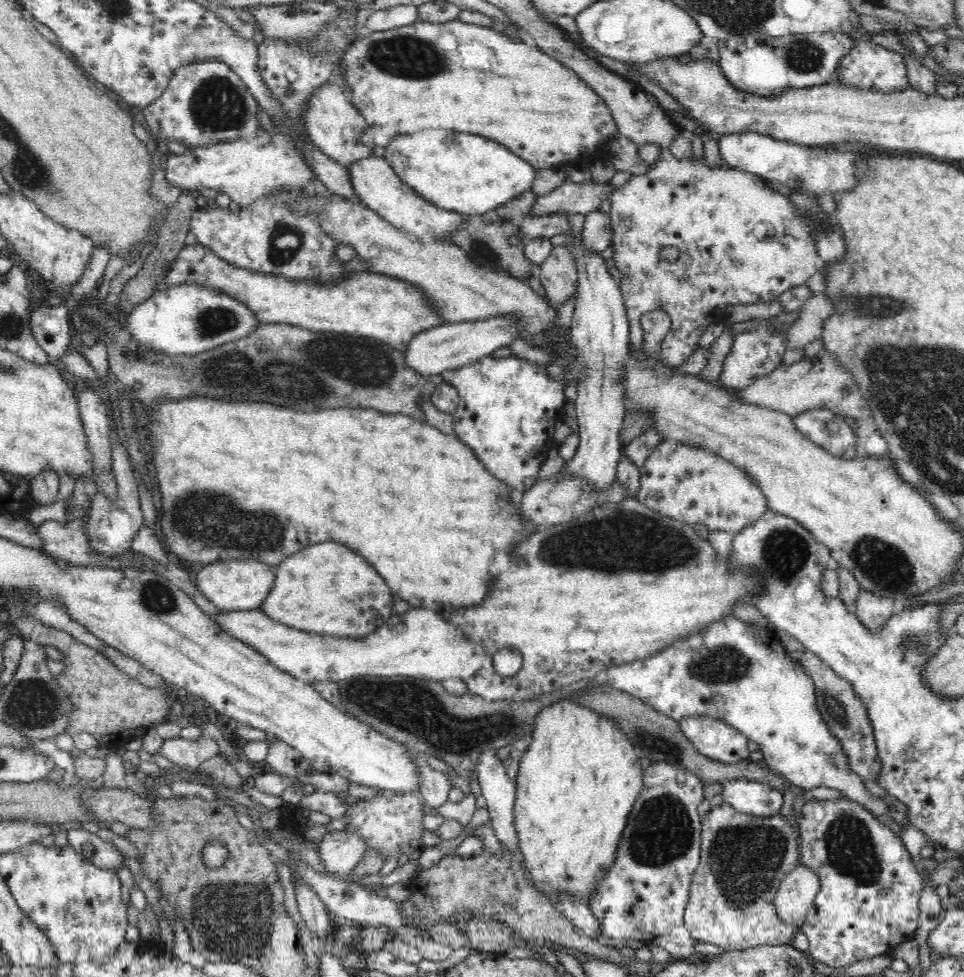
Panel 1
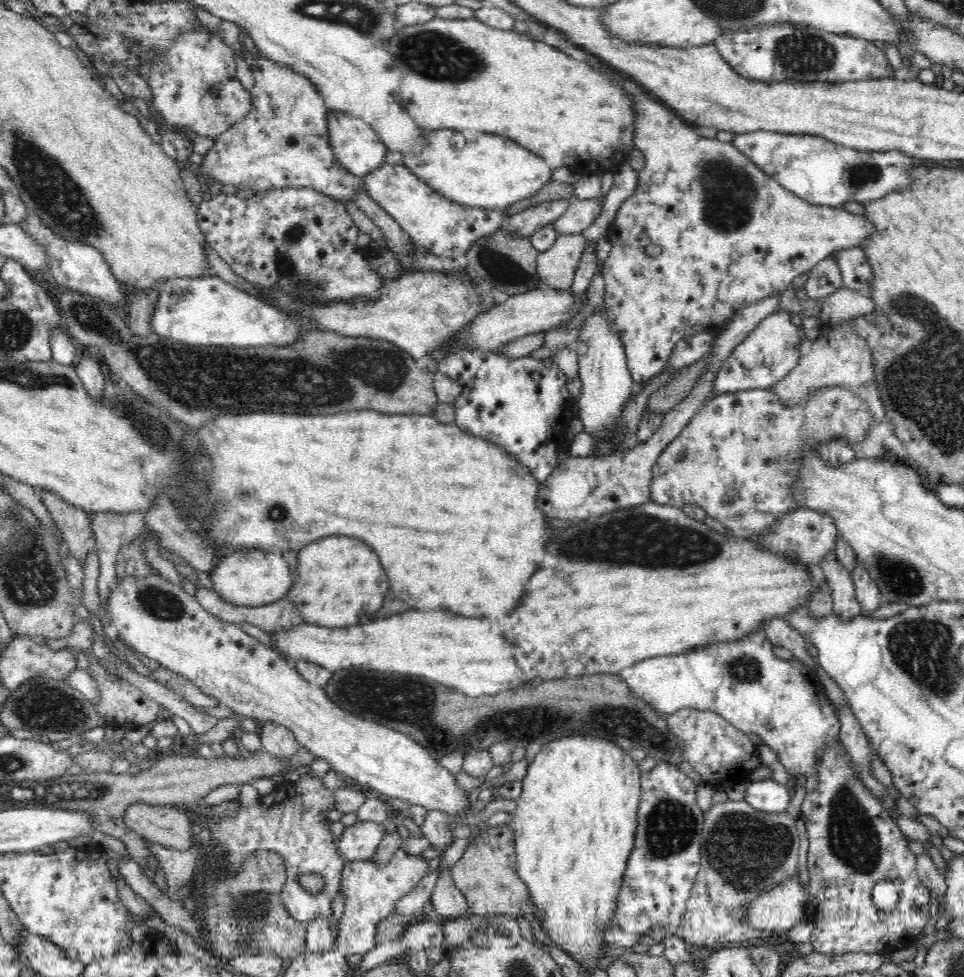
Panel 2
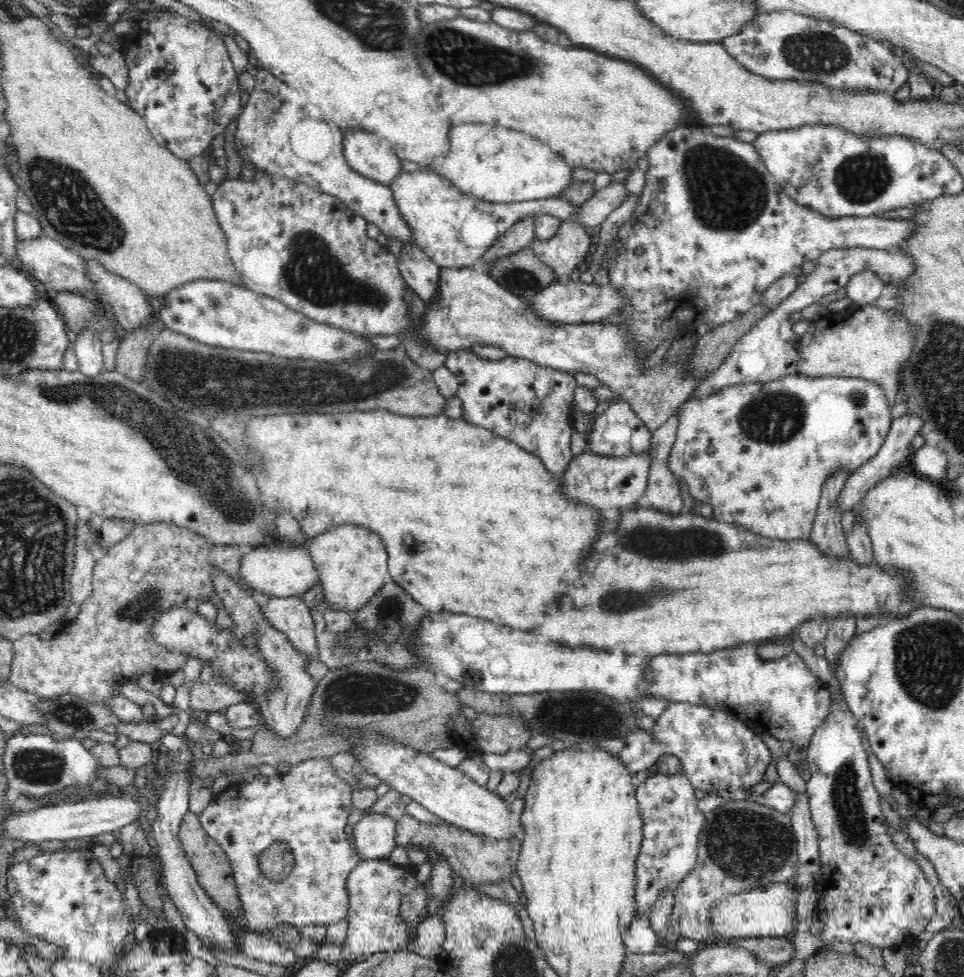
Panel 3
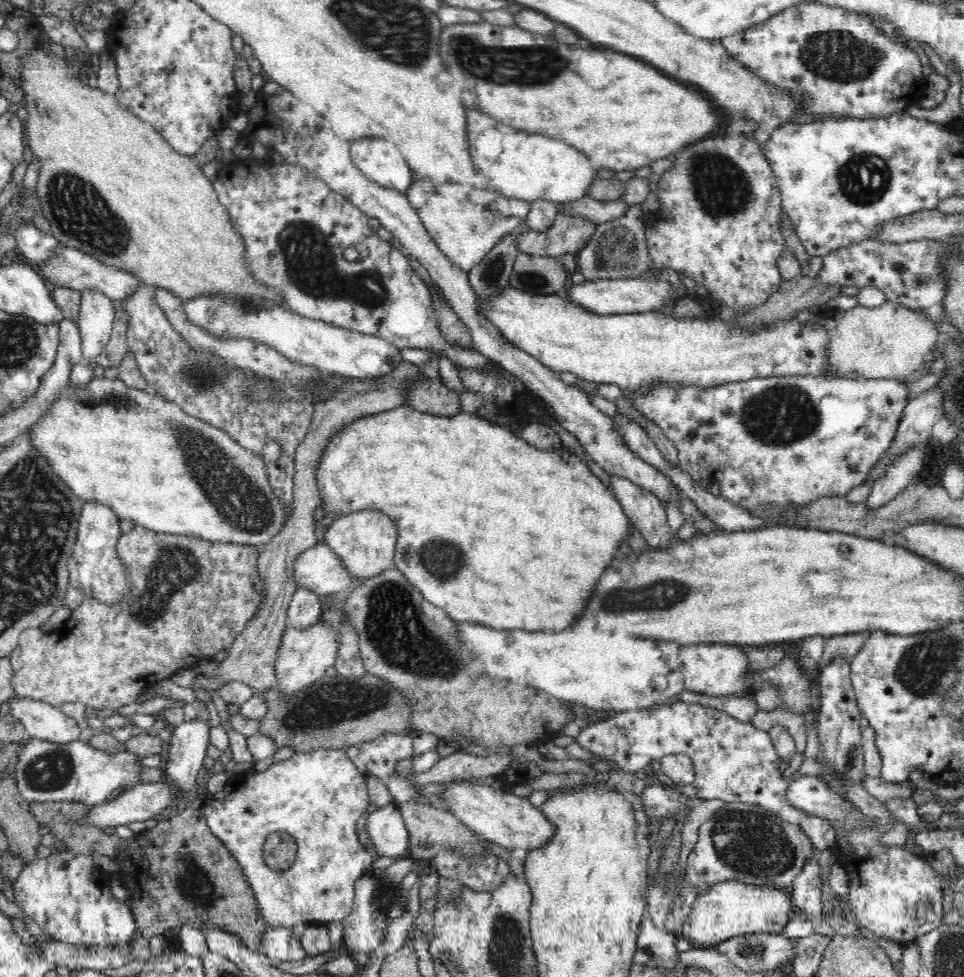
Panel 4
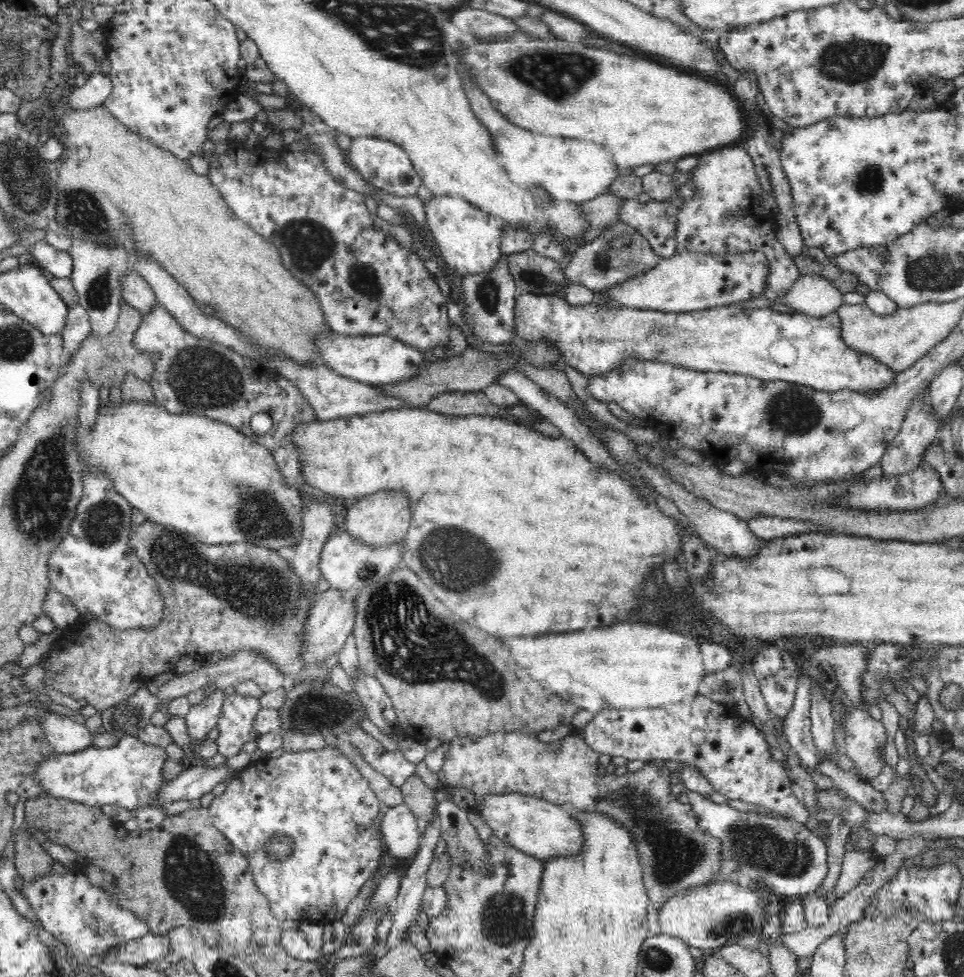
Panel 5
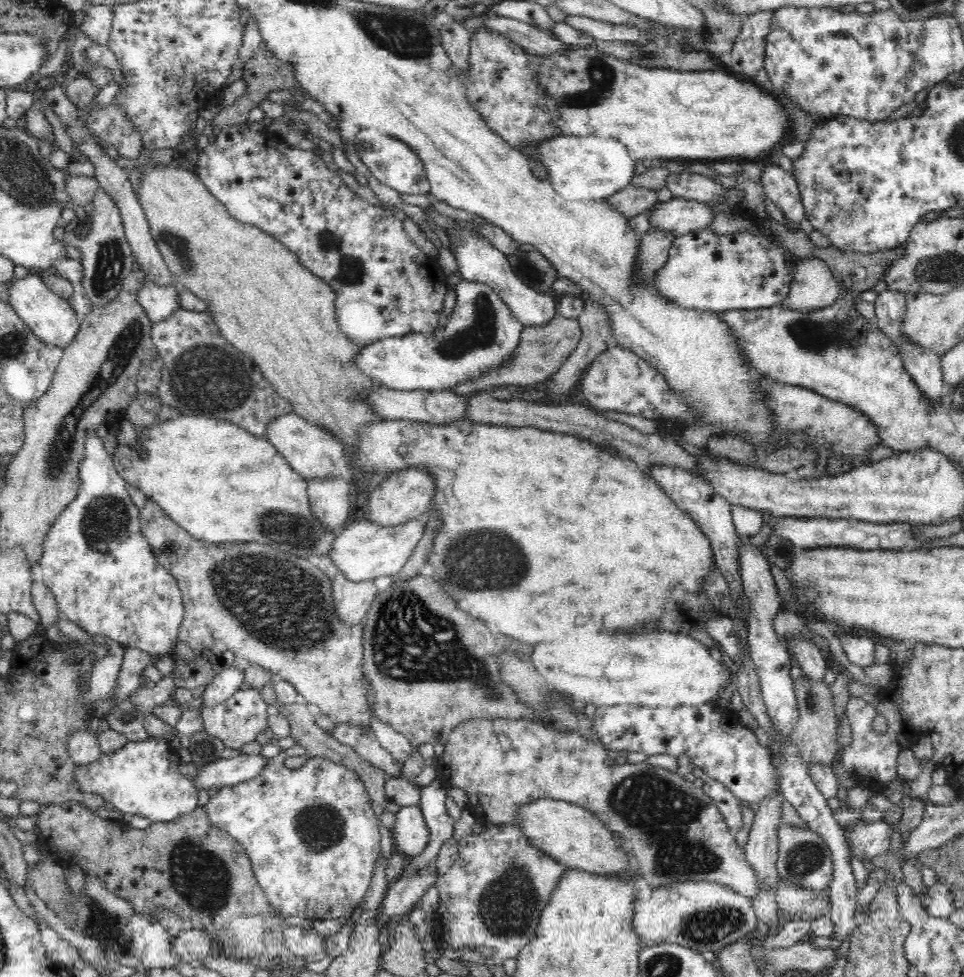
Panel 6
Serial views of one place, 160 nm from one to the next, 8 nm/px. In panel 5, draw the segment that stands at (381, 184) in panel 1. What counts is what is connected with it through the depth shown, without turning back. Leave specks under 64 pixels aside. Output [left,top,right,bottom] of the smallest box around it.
[422,196,676,276]

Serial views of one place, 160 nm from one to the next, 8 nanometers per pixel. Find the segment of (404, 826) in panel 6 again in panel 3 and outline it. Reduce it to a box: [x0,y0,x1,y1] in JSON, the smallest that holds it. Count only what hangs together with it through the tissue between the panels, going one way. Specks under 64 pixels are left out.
[350,811,396,859]

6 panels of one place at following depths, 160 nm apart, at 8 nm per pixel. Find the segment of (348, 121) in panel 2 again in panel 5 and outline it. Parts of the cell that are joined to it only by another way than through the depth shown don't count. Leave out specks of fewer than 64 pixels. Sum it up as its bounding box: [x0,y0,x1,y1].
[348,137,423,196]

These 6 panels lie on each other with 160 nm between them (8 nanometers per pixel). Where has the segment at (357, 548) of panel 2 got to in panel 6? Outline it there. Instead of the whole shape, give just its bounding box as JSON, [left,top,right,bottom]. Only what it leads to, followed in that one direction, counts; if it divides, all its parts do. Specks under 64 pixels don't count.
[363,469,436,528]

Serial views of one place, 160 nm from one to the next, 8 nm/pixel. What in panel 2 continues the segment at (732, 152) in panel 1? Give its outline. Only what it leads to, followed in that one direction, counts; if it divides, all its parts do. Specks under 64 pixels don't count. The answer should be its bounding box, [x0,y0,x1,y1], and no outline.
[731,131,933,209]

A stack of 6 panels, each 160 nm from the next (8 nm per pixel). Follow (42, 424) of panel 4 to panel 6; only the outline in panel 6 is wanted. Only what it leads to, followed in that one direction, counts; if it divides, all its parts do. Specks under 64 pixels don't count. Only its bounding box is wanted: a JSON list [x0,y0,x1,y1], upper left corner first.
[114,414,337,558]

